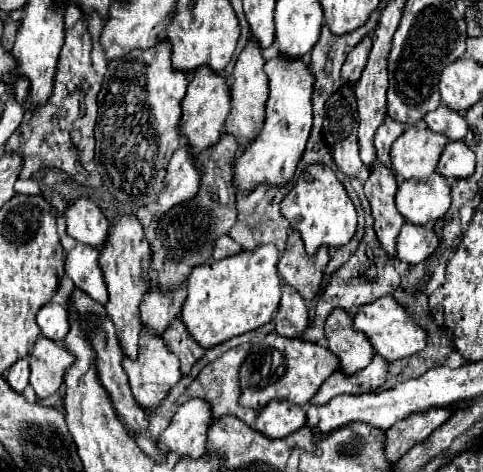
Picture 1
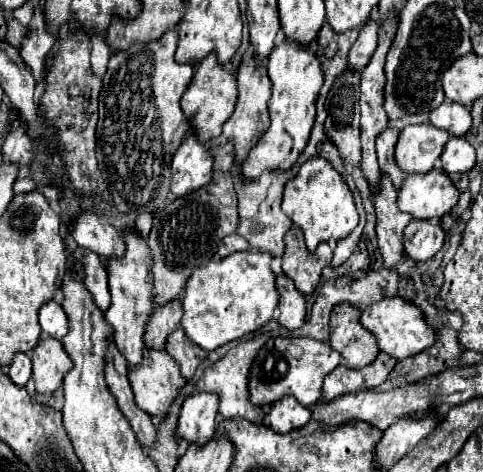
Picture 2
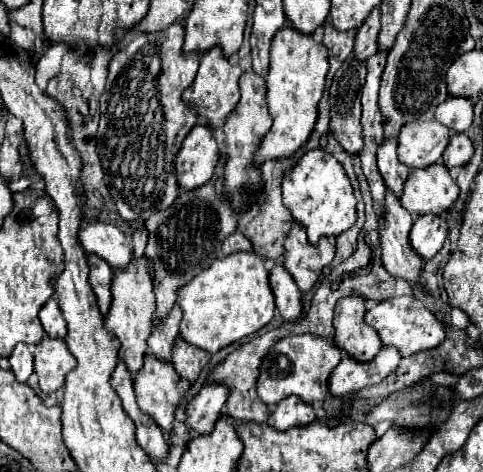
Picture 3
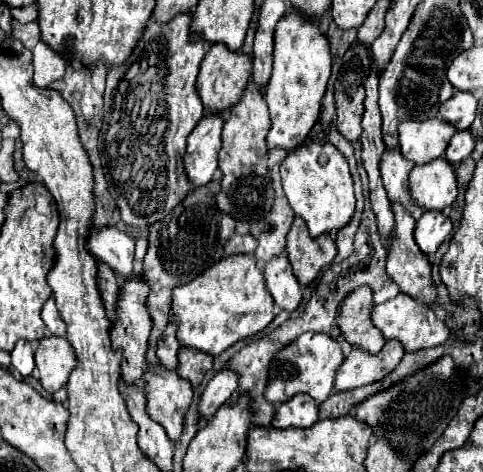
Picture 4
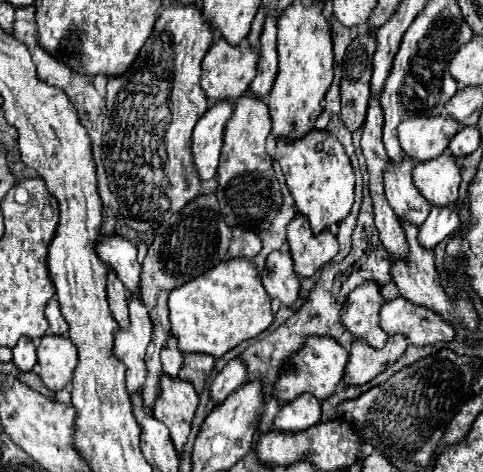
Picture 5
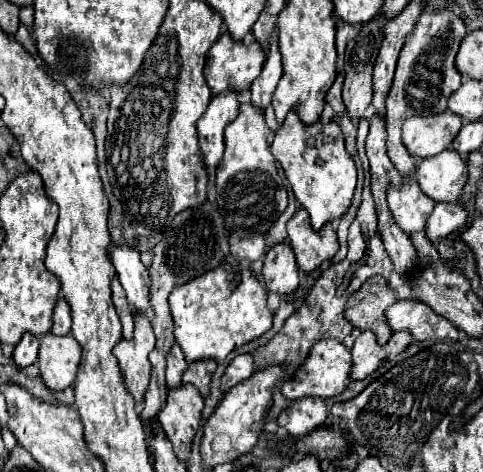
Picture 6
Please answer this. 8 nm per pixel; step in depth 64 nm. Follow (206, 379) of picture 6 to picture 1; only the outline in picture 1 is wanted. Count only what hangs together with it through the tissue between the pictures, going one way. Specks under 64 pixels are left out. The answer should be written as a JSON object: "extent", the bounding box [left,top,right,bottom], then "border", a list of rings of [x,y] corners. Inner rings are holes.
{"extent":[162,318,204,376],"border":[[[180,318],[172,320],[170,326],[162,332],[164,342],[168,344],[168,348],[178,356],[180,360],[180,372],[186,376],[192,368],[192,364],[196,360],[200,360],[200,356],[204,356],[204,350],[200,348],[200,344],[196,344],[196,340],[188,334],[186,326],[182,324]]]}

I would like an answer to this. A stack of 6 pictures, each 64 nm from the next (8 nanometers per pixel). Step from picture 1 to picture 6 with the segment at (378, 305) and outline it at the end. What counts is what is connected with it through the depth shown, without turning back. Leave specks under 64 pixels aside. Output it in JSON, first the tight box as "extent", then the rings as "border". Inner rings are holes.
{"extent":[384,300,458,342],"border":[[[396,300],[384,312],[392,330],[408,330],[416,342],[432,338],[458,340],[458,328],[416,300]]]}

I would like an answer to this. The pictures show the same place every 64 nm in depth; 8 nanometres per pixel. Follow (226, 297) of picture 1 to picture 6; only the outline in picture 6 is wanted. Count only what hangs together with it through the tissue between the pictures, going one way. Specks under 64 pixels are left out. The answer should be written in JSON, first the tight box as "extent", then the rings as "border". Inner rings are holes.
{"extent":[170,266,272,362],"border":[[[218,266],[188,284],[182,284],[170,292],[170,312],[174,320],[174,336],[176,342],[180,344],[184,358],[188,362],[200,360],[200,358],[214,358],[214,360],[224,360],[234,348],[262,336],[272,328],[272,312],[266,304],[266,288],[254,278],[254,272],[250,268],[242,266]]]}

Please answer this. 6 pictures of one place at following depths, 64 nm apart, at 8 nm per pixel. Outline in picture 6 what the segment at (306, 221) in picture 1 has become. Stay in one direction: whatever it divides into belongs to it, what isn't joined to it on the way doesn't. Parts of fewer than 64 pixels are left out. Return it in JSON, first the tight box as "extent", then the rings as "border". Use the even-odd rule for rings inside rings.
{"extent":[270,112,356,232],"border":[[[296,112],[286,116],[286,122],[276,130],[276,138],[270,146],[274,158],[284,168],[284,174],[292,186],[296,200],[310,214],[312,228],[318,232],[326,222],[332,222],[350,208],[356,188],[356,166],[344,148],[344,136],[336,122],[306,126]]]}

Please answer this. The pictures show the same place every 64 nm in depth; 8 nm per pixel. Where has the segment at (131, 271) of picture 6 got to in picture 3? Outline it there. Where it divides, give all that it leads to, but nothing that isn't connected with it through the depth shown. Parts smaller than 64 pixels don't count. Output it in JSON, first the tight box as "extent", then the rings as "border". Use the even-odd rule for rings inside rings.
{"extent":[78,220,132,268],"border":[[[100,220],[84,222],[78,232],[78,240],[84,252],[98,254],[112,268],[124,268],[132,258],[130,238],[116,226],[104,224]]]}

